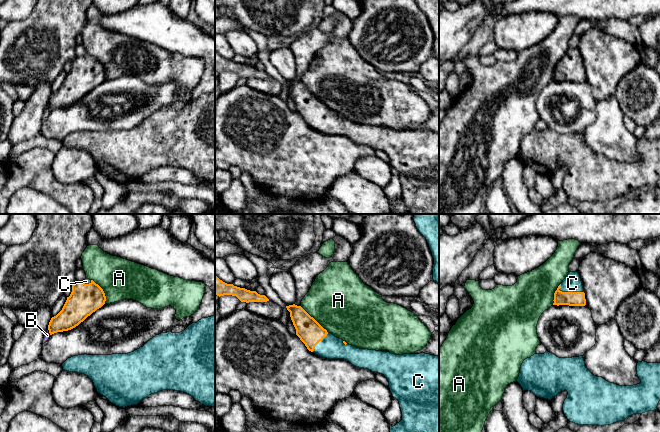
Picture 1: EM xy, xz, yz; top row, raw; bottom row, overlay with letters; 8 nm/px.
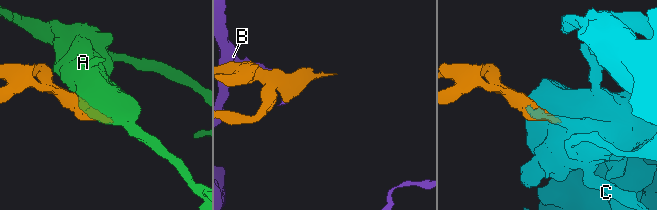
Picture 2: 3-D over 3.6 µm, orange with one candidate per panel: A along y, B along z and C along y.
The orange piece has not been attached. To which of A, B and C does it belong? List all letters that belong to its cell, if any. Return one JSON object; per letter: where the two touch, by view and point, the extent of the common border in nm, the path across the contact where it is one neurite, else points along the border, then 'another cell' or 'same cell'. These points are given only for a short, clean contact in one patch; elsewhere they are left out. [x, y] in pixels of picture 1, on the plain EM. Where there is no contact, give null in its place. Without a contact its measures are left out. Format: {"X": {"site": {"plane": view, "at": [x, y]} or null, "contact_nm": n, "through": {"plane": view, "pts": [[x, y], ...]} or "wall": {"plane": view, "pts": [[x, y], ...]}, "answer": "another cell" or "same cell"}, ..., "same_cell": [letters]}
{"A": {"site": {"plane": "xz", "at": [313, 94]}, "contact_nm": 320, "answer": "another cell"}, "B": {"site": {"plane": "xy", "at": [49, 108]}, "contact_nm": 60, "wall": {"plane": "xy", "pts": [[48, 105], [50, 111]]}, "answer": "another cell"}, "C": {"site": {"plane": "yz", "at": [571, 68]}, "contact_nm": 200, "answer": "same cell"}, "same_cell": ["C"]}

